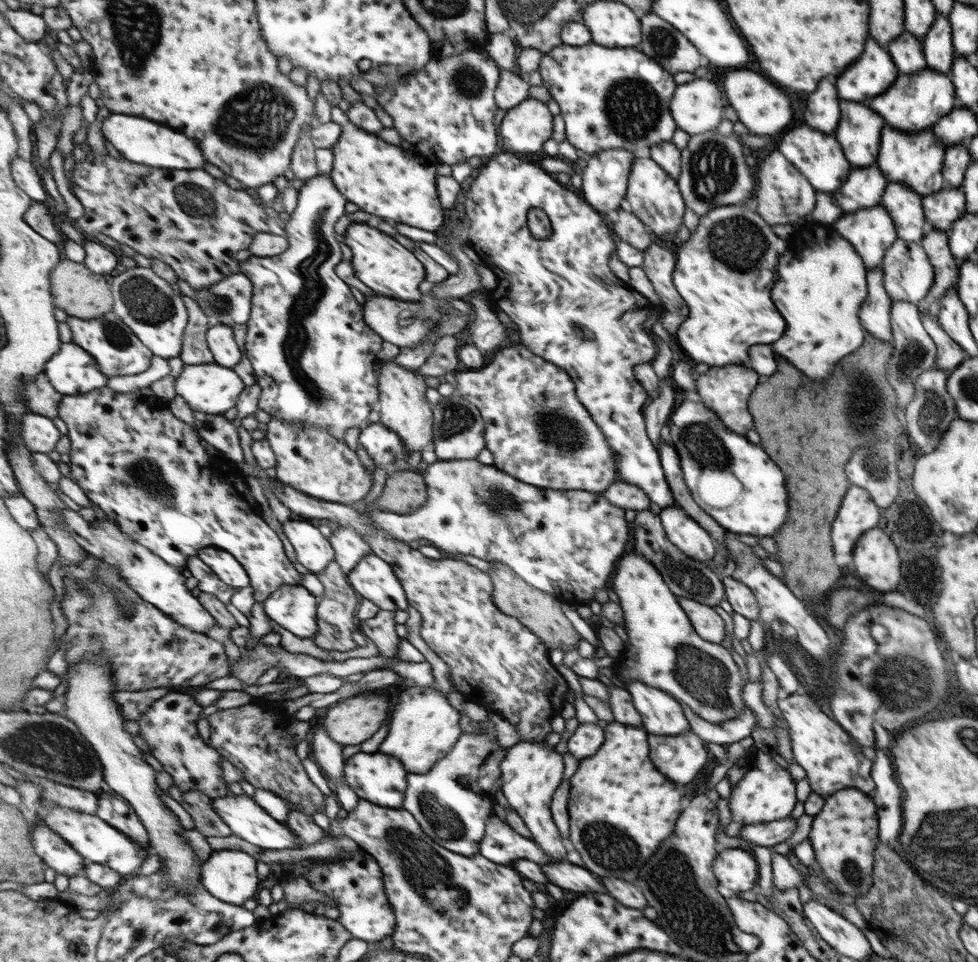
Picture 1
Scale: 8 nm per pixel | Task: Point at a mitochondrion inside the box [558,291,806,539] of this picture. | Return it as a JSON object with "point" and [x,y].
{"point":[697,440]}

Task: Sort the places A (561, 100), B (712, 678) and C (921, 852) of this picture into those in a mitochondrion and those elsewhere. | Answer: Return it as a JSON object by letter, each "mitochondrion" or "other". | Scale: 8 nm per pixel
{"A":"other","B":"mitochondrion","C":"mitochondrion"}

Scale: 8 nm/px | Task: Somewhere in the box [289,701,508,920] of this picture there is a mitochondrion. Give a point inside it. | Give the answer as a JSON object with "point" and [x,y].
{"point":[429,873]}

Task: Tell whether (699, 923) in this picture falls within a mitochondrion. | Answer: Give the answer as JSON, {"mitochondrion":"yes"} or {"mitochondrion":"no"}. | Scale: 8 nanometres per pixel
{"mitochondrion":"yes"}

